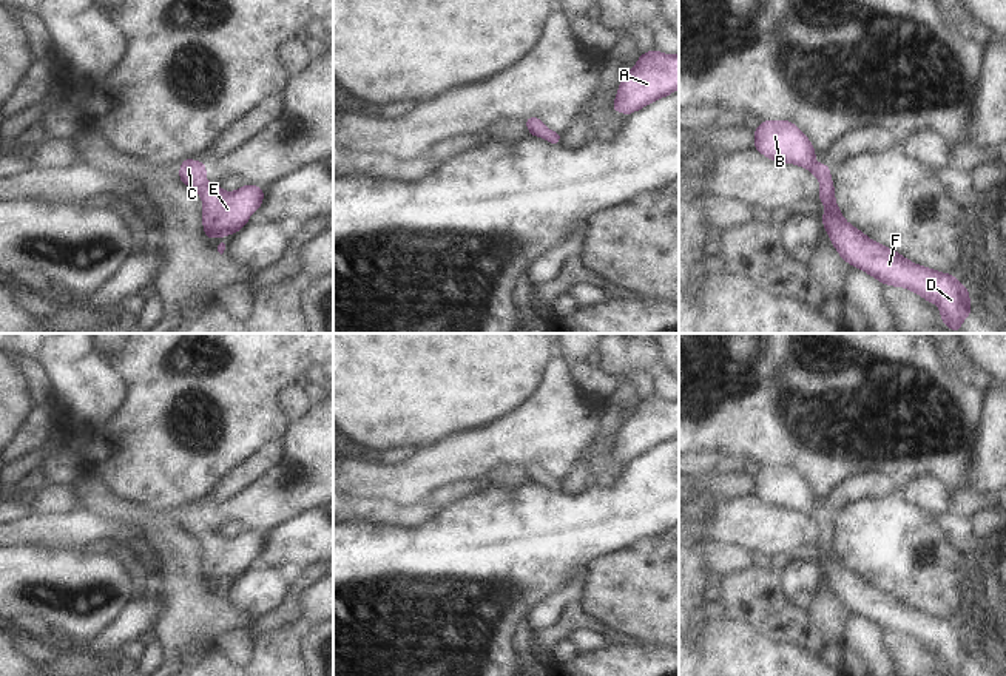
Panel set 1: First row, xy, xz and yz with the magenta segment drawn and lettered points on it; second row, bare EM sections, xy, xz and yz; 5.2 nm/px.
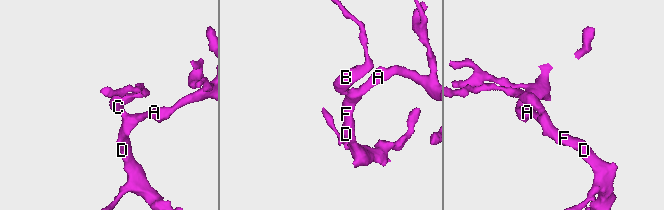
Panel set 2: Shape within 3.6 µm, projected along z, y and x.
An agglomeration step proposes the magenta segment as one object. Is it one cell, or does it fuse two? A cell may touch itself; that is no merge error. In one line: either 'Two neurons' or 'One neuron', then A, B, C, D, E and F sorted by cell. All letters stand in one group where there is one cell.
One neuron. Groups: A B C D E F

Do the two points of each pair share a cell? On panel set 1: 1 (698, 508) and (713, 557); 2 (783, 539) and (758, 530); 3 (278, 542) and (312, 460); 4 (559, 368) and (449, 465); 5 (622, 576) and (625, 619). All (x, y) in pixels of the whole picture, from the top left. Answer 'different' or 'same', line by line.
1: different
2: same
3: different
4: same
5: same

